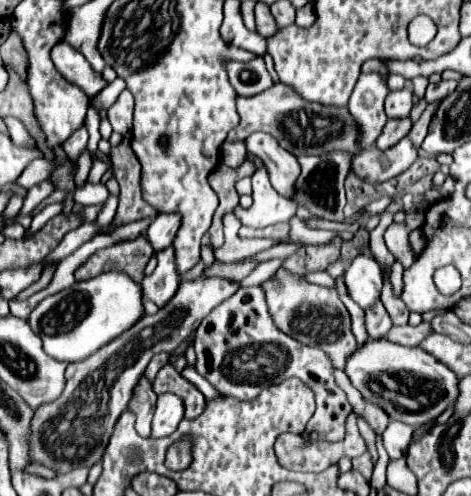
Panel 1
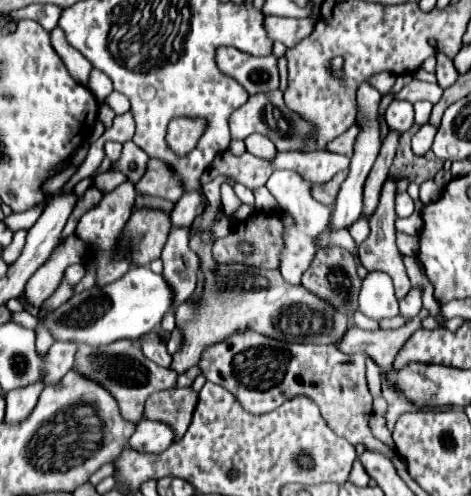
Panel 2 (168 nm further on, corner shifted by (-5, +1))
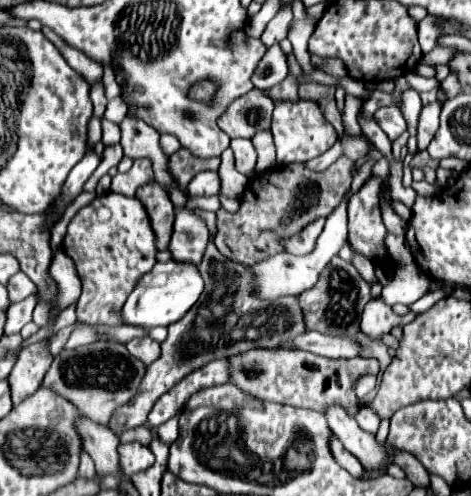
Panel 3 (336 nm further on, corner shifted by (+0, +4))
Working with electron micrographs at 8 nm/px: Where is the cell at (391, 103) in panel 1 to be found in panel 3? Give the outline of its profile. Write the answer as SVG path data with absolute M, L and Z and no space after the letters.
M397 106L379 108L379 112L375 112L375 122L389 136L389 140L399 138L407 130L407 122L405 122L405 118Z

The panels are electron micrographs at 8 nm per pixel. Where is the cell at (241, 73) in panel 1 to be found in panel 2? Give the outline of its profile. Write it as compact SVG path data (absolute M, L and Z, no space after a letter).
M218 47L216 65L222 73L234 77L250 95L278 89L276 57L254 57L234 47Z

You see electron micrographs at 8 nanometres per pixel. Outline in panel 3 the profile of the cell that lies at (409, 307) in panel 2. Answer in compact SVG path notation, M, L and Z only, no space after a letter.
M387 234L387 248L393 260L397 262L397 268L391 282L383 286L383 300L387 300L389 306L409 306L429 290L429 278L425 278L421 268L415 266L415 260L403 236Z

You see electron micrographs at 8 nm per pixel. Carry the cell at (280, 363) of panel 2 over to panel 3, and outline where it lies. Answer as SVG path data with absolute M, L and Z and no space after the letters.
M249 350L231 358L231 382L243 388L243 392L279 404L297 408L311 408L323 412L331 400L343 404L351 416L359 408L359 400L353 390L353 382L361 374L379 374L379 360L375 358L349 358L349 360L327 360L323 356L311 356L309 352L287 352L287 350Z

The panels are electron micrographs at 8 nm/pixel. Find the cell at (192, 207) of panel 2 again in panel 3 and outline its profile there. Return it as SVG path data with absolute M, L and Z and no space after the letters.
M199 172L187 186L191 196L203 196L207 192L213 192L213 196L221 190L221 178L219 172Z

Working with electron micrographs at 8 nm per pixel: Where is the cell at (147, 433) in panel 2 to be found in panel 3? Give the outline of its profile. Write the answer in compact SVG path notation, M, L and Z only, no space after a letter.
M119 444L119 464L125 476L133 476L135 472L147 470L155 462L155 456L149 448L141 444Z

